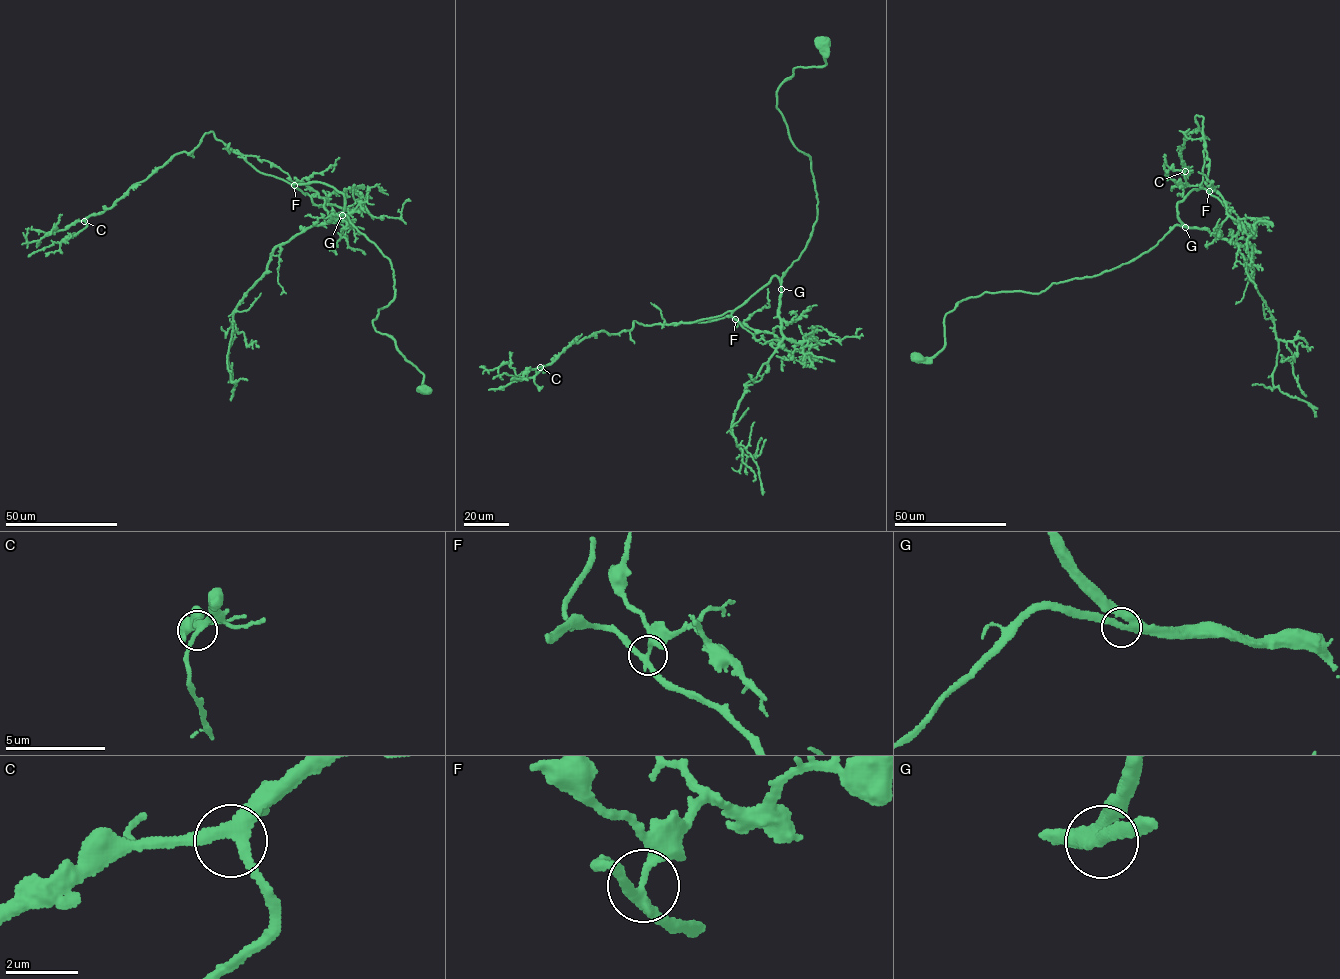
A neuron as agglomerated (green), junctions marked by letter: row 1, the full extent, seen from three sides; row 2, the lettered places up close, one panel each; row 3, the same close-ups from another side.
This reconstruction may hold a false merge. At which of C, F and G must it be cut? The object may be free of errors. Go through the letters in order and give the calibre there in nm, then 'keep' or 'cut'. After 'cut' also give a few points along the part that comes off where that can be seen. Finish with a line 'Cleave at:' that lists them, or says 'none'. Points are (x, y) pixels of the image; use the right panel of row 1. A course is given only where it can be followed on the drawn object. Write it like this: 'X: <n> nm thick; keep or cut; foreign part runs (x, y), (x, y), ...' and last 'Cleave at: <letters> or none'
C: 280 nm thick; keep
F: 260 nm thick; keep
G: 280 nm thick; keep
Cleave at: none

